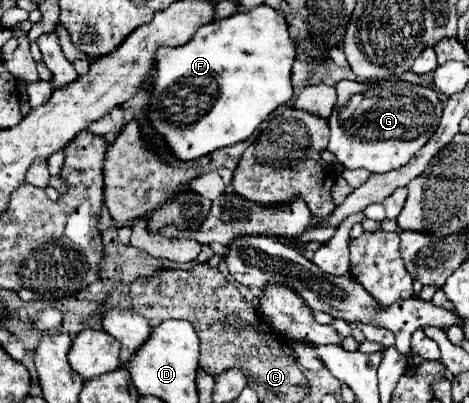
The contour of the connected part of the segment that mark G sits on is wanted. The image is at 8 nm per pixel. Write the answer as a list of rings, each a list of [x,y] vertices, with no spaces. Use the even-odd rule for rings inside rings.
[[[340,80],[336,84],[336,90],[338,90],[336,110],[328,118],[330,126],[328,150],[346,168],[366,168],[370,172],[390,172],[394,168],[400,168],[432,138],[432,132],[436,132],[436,124],[440,124],[442,102],[436,90],[426,86],[400,80],[380,82]],[[354,94],[364,94],[366,100],[362,100],[362,104],[358,104],[348,118],[344,118],[342,110],[348,106]]]

